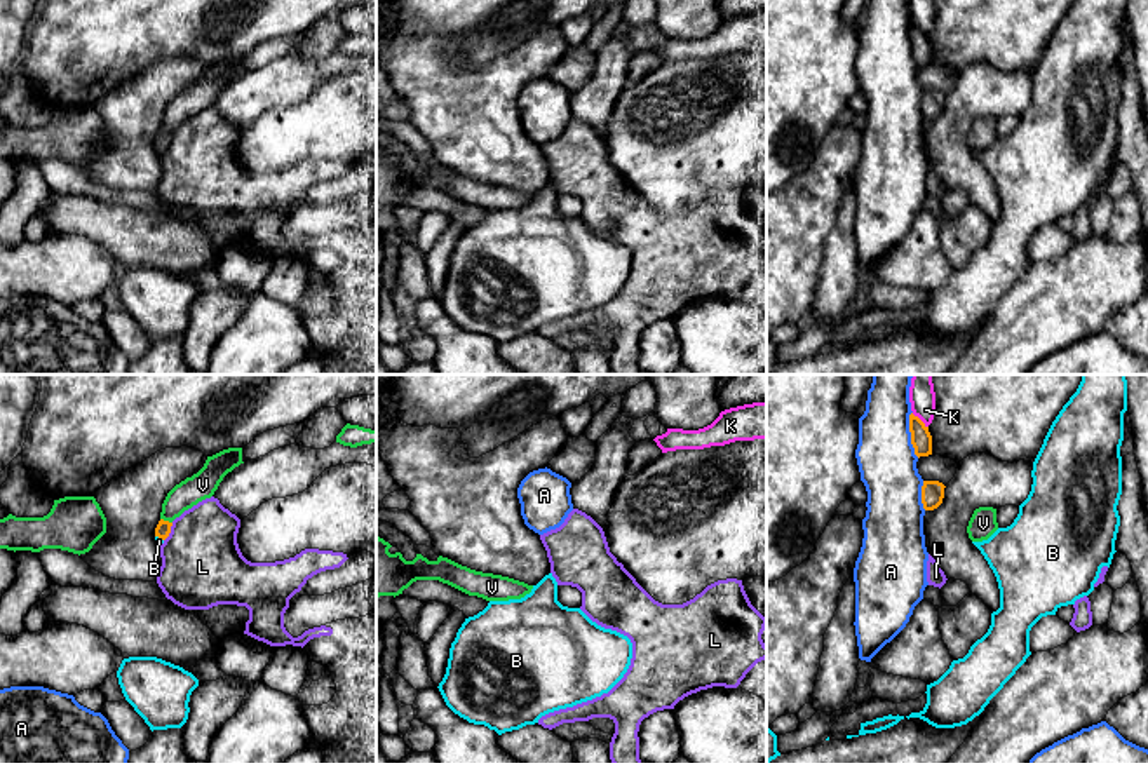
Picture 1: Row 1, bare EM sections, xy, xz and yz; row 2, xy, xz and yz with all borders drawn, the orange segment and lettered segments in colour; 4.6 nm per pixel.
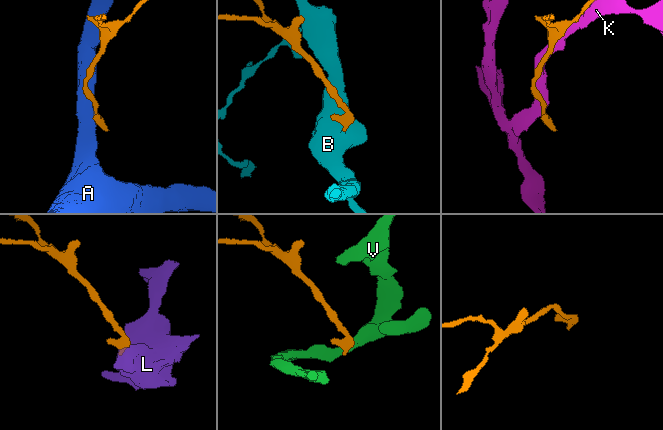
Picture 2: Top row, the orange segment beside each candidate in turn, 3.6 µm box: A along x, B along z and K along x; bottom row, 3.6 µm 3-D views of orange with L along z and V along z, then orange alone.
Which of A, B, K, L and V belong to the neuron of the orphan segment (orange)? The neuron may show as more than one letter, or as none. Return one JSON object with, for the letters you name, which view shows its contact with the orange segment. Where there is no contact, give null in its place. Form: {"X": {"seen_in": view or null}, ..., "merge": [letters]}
{"B": {"seen_in": "xy"}, "merge": ["B"]}

